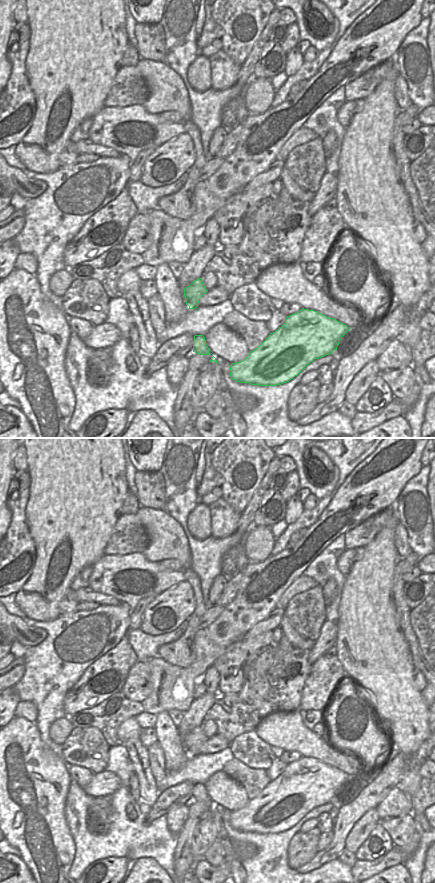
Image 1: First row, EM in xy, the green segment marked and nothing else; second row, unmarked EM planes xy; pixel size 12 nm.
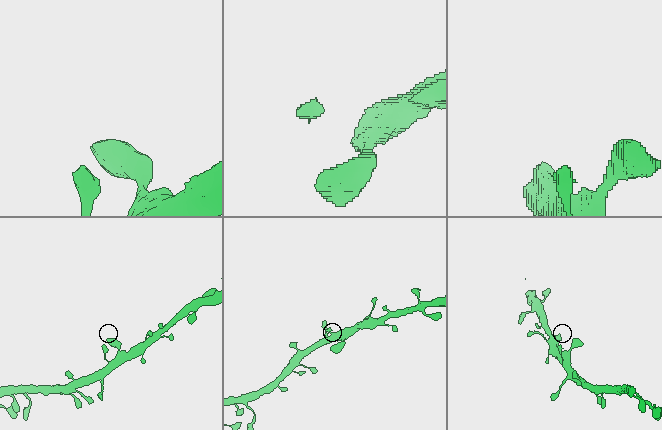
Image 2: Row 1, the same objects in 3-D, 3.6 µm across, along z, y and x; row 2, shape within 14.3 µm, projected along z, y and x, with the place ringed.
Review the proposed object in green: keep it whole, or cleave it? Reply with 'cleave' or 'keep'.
keep

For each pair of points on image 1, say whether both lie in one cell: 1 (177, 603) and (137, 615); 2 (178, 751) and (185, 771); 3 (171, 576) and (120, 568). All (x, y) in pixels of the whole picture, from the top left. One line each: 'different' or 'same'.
1: different
2: different
3: same

